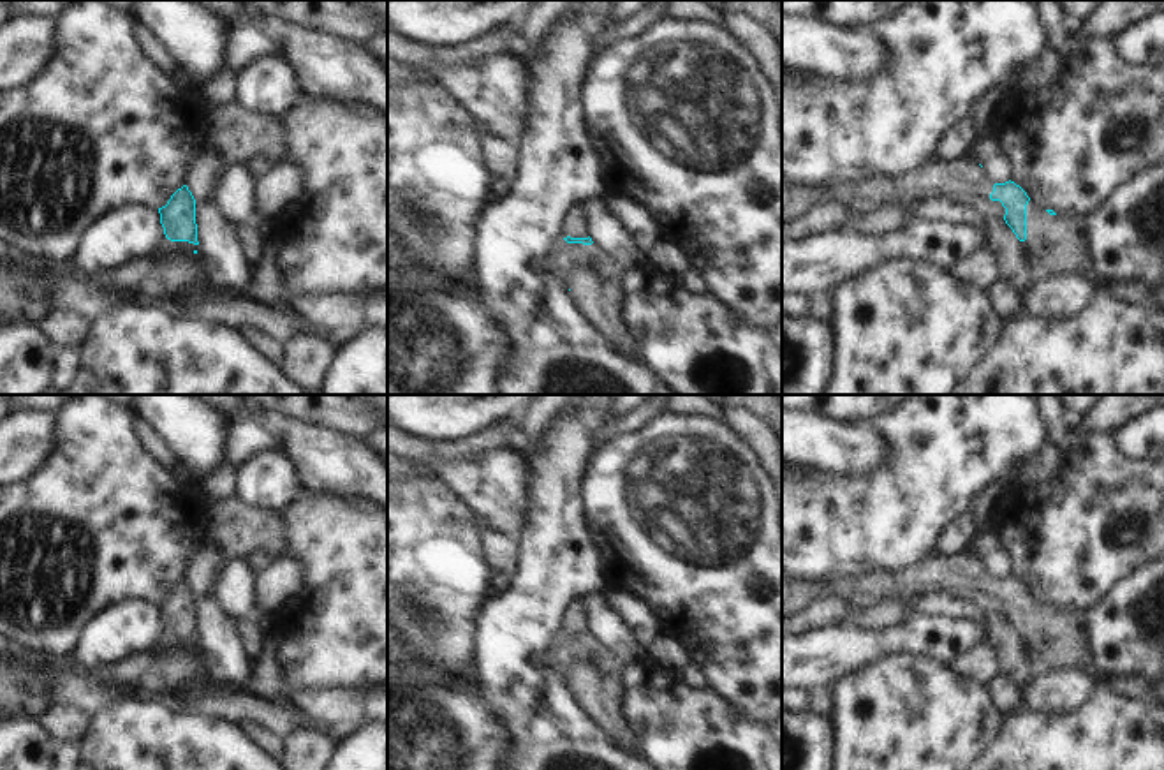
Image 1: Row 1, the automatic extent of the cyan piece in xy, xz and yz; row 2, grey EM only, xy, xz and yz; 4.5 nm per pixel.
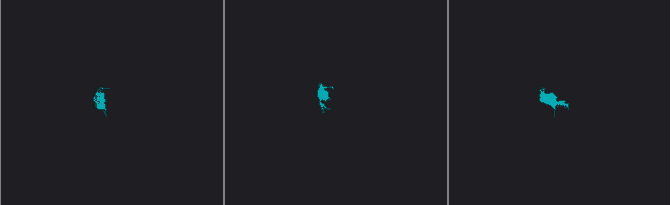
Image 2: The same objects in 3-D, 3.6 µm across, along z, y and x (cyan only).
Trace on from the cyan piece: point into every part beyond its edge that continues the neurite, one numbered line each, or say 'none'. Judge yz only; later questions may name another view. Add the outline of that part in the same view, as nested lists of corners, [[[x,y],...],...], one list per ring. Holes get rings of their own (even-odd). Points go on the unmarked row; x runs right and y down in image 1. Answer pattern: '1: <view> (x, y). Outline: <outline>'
1: yz (964, 577). Outline: [[[965,552],[954,557],[932,553],[925,562],[898,574],[875,573],[845,580],[836,583],[833,592],[794,583],[782,574],[782,620],[799,613],[812,599],[824,594],[836,594],[851,606],[872,606],[875,603],[898,603],[933,589],[972,604],[986,618],[1006,610],[1002,597],[990,594],[991,587],[993,578],[988,576],[984,564]]]
2: yz (1052, 642). Outline: [[[1027,599],[1027,634],[1021,636],[1032,678],[1053,670],[1092,671],[1092,659],[1078,629],[1078,617]]]

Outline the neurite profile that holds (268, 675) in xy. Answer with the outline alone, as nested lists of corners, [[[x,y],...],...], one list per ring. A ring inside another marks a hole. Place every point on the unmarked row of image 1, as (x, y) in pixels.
[[[259,611],[259,627],[264,643],[252,671],[250,692],[266,701],[294,707],[284,691],[284,668],[276,657],[276,641],[271,638],[271,631],[276,627],[276,620],[278,617]]]

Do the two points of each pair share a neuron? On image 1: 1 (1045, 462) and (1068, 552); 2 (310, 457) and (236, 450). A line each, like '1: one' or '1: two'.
1: two
2: one

